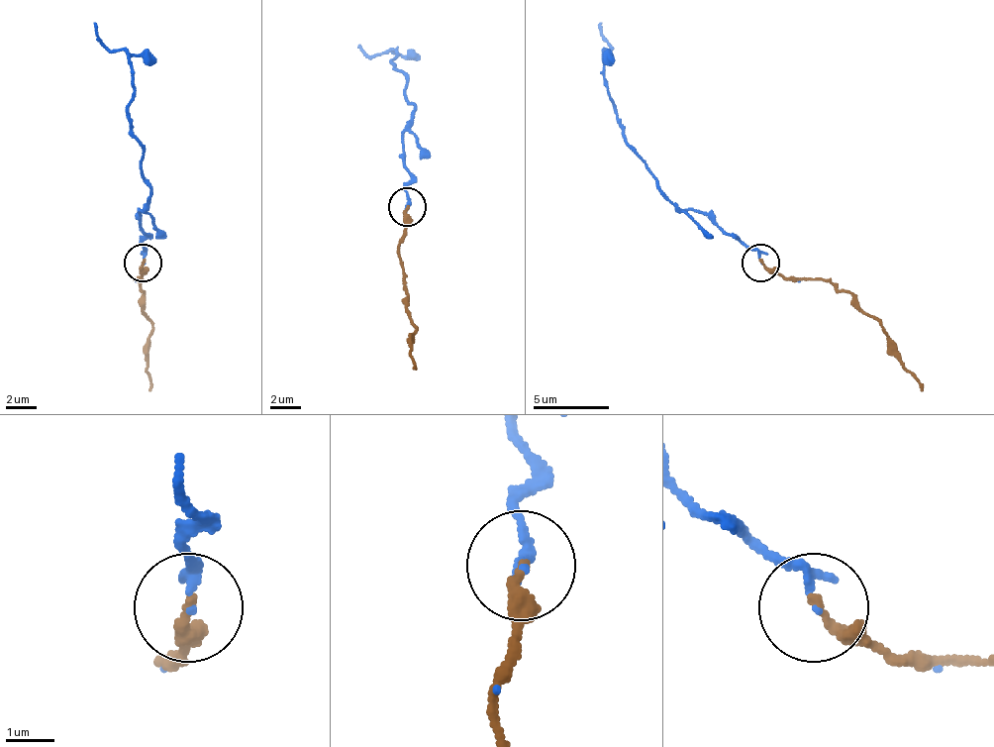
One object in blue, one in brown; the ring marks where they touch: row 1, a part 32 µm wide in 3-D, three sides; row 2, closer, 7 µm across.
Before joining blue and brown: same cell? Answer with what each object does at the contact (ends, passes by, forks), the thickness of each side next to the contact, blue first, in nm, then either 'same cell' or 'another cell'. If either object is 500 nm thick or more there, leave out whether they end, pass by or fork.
blue ends there; brown ends there; 180 nm thick on the blue side, 240 nm on the other; same cell

